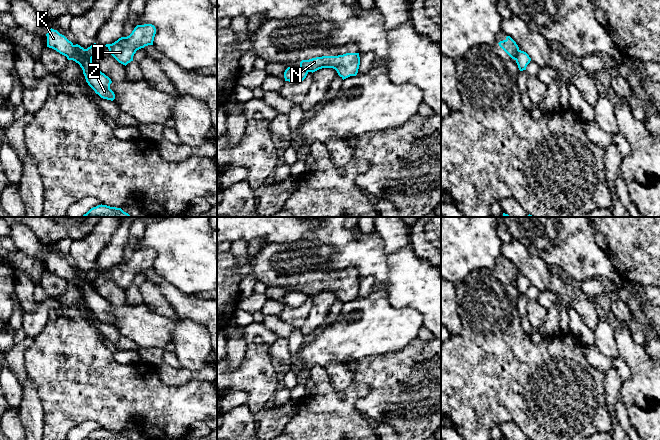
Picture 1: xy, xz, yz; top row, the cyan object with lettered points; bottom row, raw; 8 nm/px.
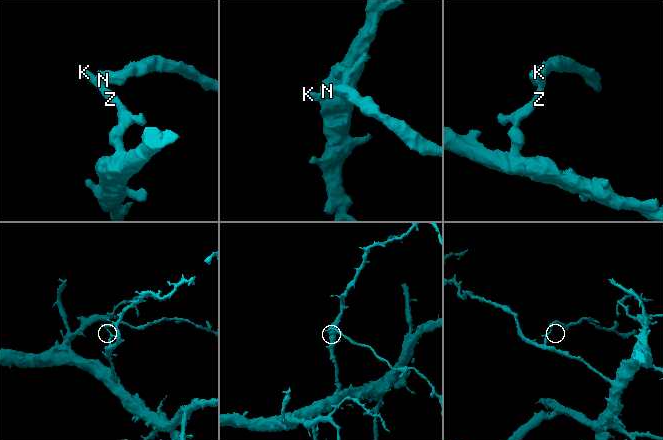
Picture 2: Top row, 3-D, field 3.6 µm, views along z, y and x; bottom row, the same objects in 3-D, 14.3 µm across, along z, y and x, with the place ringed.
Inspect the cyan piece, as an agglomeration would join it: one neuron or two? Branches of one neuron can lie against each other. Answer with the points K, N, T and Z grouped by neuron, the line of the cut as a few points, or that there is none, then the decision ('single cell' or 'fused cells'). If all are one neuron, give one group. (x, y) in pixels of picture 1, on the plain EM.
K Z / N T | xy (74, 269), (81, 279), (91, 285) | fused cells

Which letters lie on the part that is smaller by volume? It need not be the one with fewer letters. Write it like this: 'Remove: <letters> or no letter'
Remove: N, T

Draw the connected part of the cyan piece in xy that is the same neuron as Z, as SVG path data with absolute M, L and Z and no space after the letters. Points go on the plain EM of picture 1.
M50 253L47 260L47 271L52 272L60 278L73 284L80 289L83 294L86 306L101 322L113 325L114 316L110 313L111 303L96 292L92 285L81 280L75 269L57 254Z

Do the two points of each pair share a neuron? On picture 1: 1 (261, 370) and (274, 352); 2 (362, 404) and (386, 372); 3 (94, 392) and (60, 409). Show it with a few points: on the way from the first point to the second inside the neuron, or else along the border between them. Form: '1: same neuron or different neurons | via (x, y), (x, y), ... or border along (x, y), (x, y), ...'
1: different neurons | border along (268, 345), (268, 356), (273, 362)
2: same neuron | via (371, 398), (386, 381)
3: same neuron | via (86, 392), (74, 395), (68, 401)

